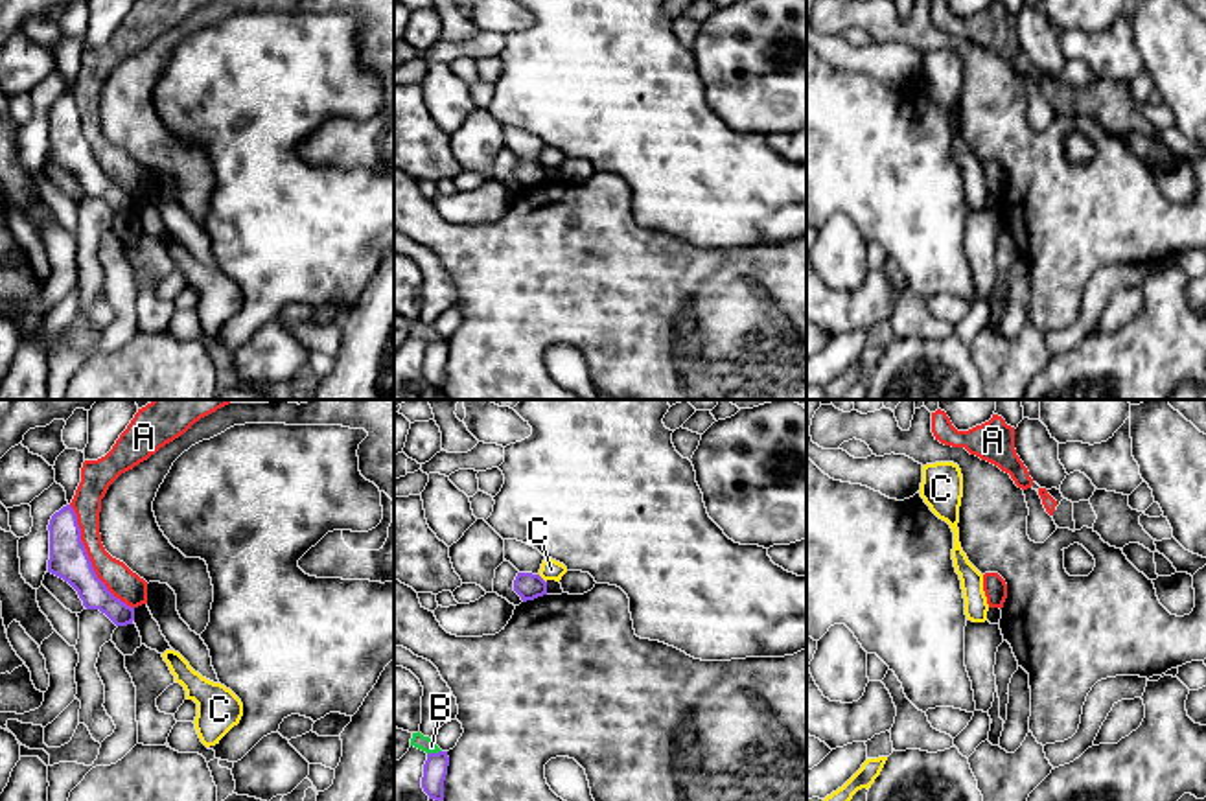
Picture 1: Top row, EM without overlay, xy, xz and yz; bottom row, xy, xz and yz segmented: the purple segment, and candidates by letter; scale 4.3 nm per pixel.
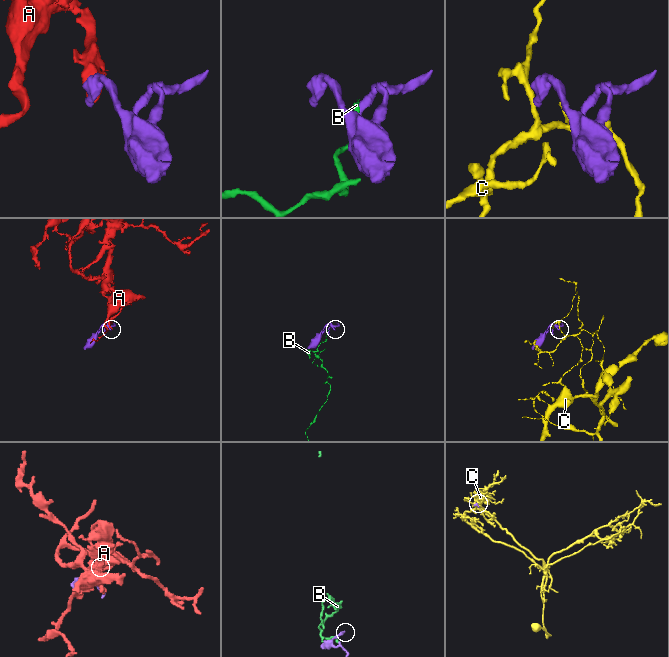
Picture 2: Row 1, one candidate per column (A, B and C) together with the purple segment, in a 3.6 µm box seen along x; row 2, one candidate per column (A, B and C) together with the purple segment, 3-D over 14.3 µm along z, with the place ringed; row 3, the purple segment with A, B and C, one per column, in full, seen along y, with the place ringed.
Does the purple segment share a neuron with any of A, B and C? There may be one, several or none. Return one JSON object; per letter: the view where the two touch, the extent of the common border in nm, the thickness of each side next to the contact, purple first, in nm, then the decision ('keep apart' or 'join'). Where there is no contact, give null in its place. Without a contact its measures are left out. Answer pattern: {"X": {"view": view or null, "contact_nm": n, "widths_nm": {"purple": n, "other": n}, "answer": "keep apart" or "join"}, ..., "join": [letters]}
{"A": {"view": "xy", "contact_nm": 550, "widths_nm": {"purple": 170, "other": 140}, "answer": "keep apart"}, "B": {"view": "xz", "contact_nm": 70, "widths_nm": {"purple": 110, "other": 70}, "answer": "keep apart"}, "C": {"view": "xz", "contact_nm": 50, "widths_nm": {"purple": 120, "other": 90}, "answer": "keep apart"}, "join": []}

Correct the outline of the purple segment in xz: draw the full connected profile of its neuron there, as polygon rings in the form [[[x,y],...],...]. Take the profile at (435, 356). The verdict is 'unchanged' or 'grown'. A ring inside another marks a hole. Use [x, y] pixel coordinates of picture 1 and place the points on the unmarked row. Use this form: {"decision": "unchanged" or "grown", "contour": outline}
{"decision": "unchanged", "contour": [[[447,339],[429,341],[423,352],[422,376],[429,387],[444,389],[444,368],[447,363]]]}

